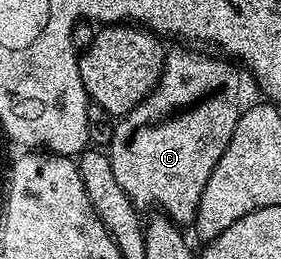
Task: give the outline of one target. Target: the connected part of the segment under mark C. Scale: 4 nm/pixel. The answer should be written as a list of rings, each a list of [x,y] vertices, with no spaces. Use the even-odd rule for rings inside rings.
[[[178,45],[175,51],[167,50],[162,76],[153,91],[146,96],[145,101],[136,104],[115,122],[108,154],[116,182],[120,184],[120,189],[124,189],[124,193],[128,193],[135,207],[154,207],[150,209],[157,209],[175,223],[190,225],[198,214],[204,185],[208,185],[208,177],[212,177],[216,161],[224,157],[224,149],[228,149],[228,141],[232,141],[232,133],[238,124],[244,102],[239,68],[229,58],[217,54],[205,55],[202,49],[185,51],[182,47],[185,46]]]

